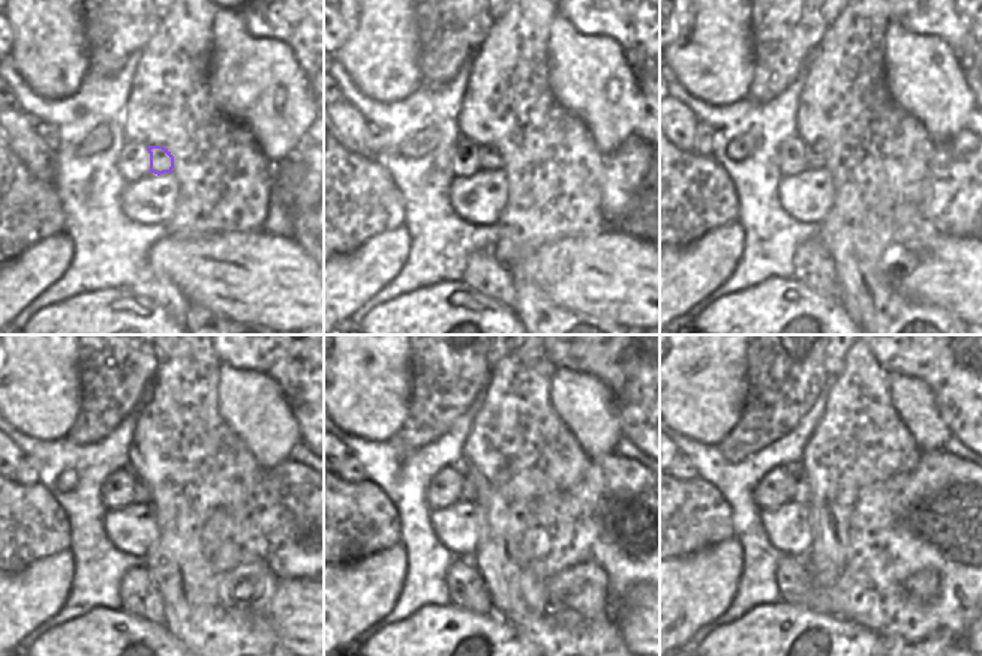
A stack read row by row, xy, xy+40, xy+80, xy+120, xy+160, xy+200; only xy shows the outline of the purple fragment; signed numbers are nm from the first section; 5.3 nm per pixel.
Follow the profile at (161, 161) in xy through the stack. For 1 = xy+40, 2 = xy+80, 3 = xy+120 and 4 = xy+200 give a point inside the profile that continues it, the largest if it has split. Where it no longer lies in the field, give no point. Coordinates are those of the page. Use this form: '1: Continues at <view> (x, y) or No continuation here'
1: Continues at xy+40 (490, 159)
2: Continues at xy+80 (817, 161)
3: Continues at xy+120 (141, 497)
4: Continues at xy+200 (799, 485).

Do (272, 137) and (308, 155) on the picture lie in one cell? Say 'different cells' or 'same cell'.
different cells

